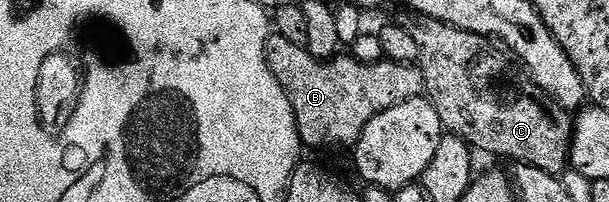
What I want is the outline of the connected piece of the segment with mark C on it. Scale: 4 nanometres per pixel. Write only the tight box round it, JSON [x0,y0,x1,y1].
[409,16,572,174]

